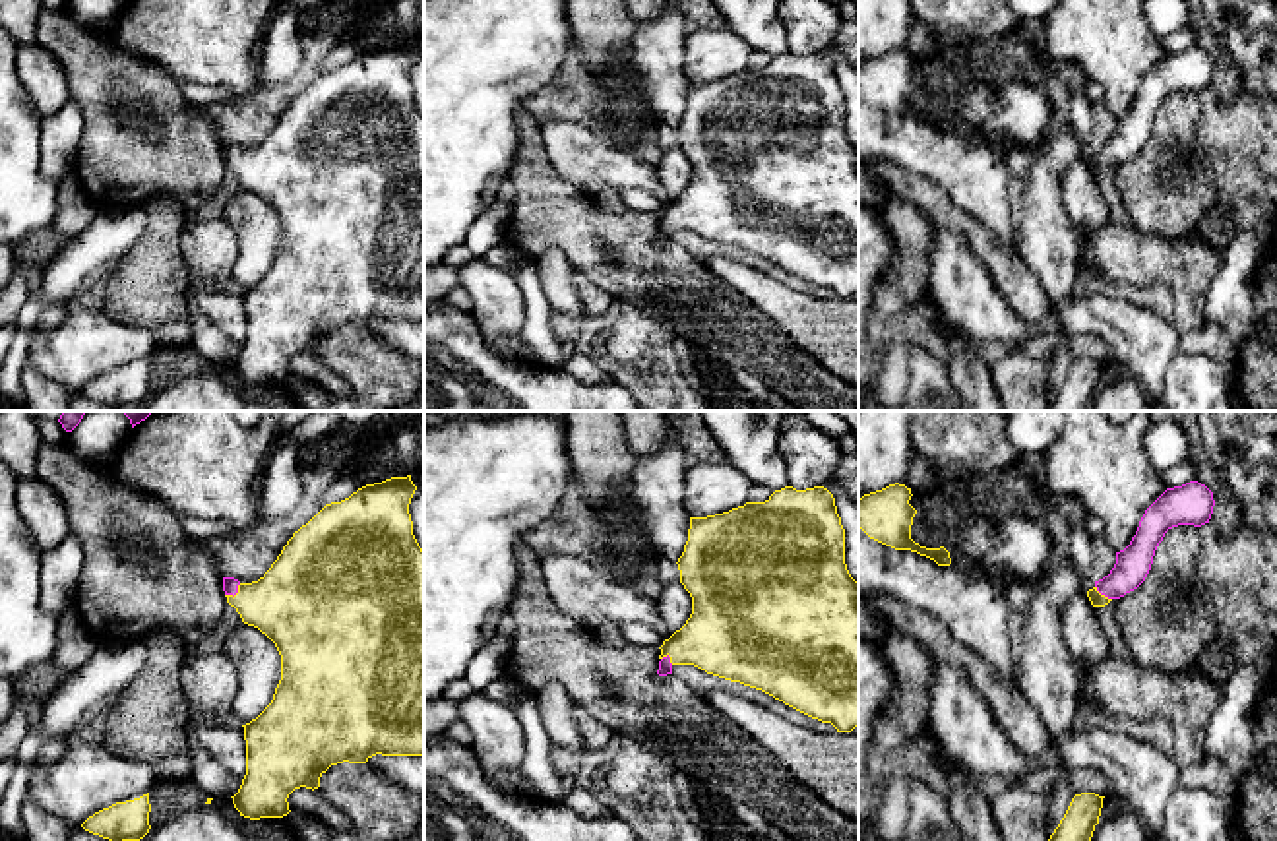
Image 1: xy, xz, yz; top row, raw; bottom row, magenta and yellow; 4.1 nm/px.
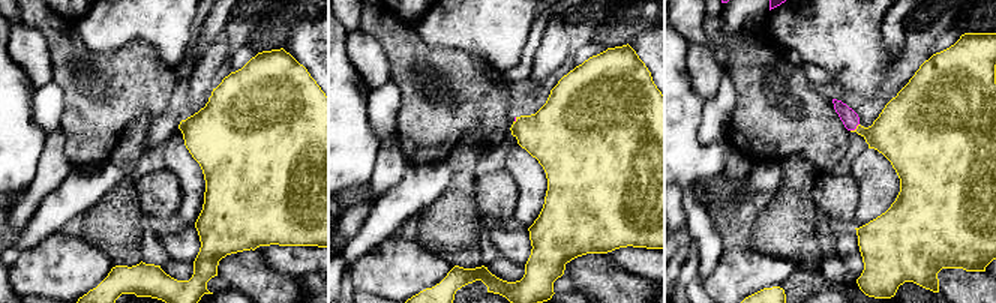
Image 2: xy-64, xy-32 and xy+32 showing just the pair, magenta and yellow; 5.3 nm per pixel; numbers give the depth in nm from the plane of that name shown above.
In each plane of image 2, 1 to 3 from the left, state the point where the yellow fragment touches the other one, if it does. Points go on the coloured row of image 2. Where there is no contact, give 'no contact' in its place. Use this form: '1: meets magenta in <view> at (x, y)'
1: no contact
2: meets magenta in xy-32 at (515, 120)
3: meets magenta in xy+32 at (855, 128)

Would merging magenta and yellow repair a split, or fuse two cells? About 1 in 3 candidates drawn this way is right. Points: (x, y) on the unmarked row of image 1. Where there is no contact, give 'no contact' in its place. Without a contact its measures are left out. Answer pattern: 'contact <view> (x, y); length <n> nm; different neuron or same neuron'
contact xy (235, 159); length 90 nm; same neuron

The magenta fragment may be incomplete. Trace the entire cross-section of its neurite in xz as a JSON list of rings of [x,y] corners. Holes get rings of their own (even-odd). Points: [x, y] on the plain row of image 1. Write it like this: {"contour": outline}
{"contour": [[[785,52],[765,68],[690,83],[688,107],[676,130],[680,149],[692,163],[692,180],[659,213],[659,242],[672,240],[674,231],[694,231],[707,240],[762,256],[812,285],[831,289],[837,298],[851,298],[858,291],[858,149],[845,130],[845,95],[827,54]]]}

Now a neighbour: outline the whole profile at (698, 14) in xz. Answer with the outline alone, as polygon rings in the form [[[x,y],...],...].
[[[676,0],[676,4],[684,17],[686,33],[725,27],[725,17],[713,0]]]

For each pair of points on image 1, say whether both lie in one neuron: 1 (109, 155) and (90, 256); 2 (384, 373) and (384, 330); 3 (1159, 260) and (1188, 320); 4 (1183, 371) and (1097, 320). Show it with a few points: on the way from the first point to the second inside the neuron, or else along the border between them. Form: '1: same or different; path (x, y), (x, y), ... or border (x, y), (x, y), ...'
1: different; border (140, 204), (109, 204), (101, 208)
2: different; border (363, 330), (404, 355)
3: same; path (1175, 276), (1188, 289), (1188, 305)
4: different; border (1179, 351), (1167, 367), (1161, 390)

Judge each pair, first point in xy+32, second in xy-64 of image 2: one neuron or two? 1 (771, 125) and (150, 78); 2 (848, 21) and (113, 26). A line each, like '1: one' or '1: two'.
1: one
2: one

